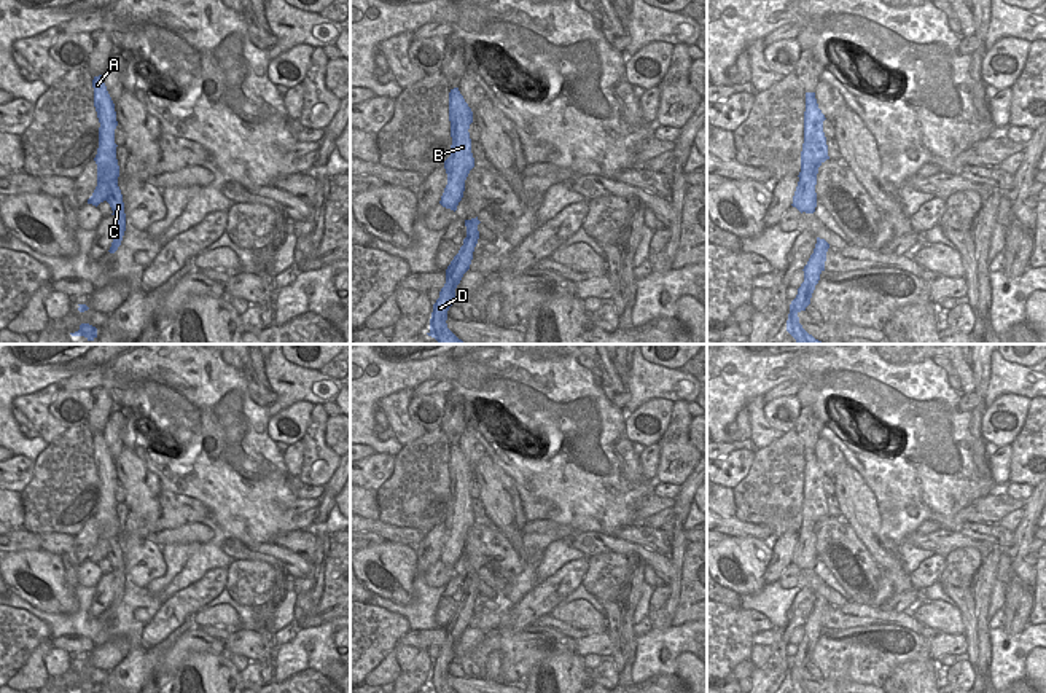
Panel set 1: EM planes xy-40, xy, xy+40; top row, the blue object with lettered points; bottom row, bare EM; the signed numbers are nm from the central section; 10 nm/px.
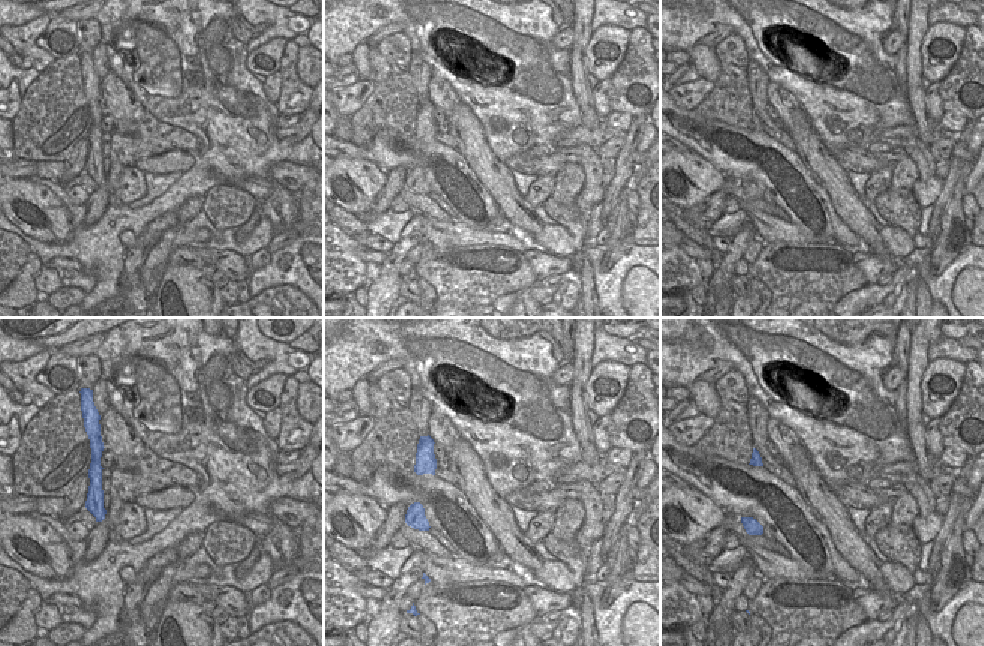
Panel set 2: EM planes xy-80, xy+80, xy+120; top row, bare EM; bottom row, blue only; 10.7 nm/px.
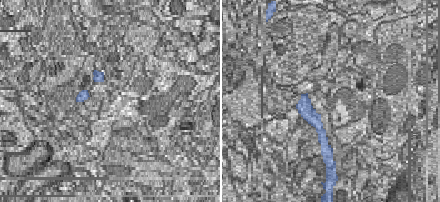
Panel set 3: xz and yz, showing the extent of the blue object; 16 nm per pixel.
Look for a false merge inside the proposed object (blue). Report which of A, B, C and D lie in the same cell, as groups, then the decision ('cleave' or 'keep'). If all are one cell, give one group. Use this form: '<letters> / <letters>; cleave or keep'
A / B C D; cleave

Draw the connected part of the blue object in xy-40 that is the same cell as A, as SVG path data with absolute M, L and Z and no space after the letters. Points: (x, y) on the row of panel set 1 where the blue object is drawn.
M103 75L94 76L92 80L94 88L94 107L97 112L97 116L100 116L100 107L111 107L113 100L107 91L107 86L103 83Z

